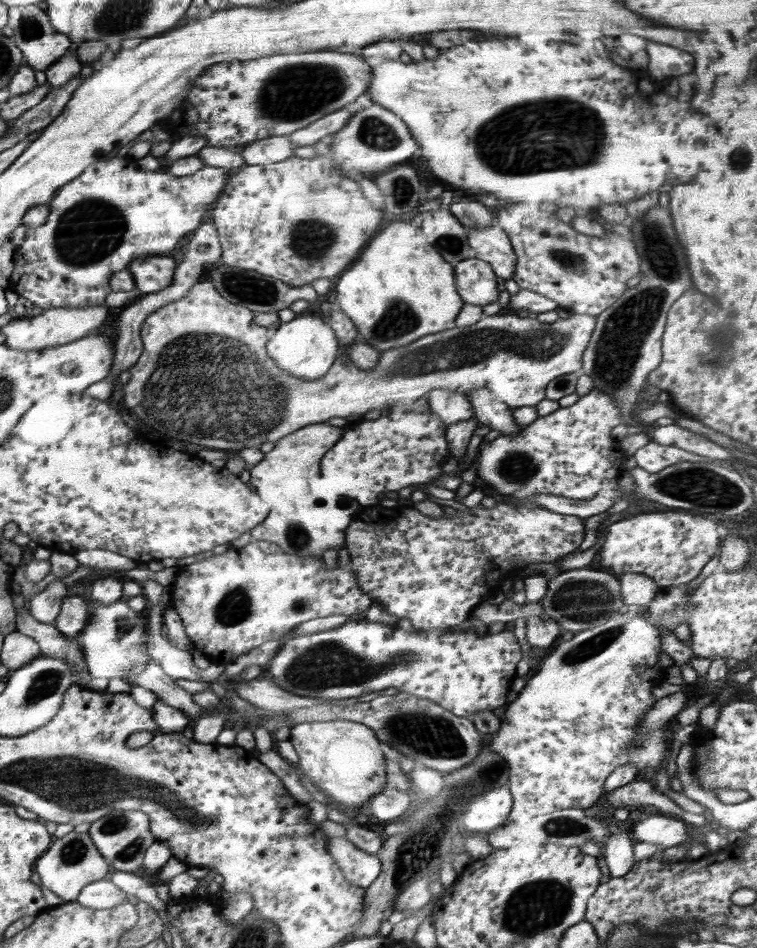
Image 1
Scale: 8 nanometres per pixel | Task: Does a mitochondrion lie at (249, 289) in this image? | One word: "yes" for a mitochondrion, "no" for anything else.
yes

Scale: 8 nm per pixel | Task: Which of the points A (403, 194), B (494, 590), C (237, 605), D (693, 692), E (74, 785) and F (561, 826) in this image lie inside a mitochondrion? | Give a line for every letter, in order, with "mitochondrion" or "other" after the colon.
A: mitochondrion
B: other
C: mitochondrion
D: other
E: mitochondrion
F: mitochondrion

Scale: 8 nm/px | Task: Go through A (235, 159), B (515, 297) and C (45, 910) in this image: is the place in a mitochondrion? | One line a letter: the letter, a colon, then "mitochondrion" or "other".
A: other
B: other
C: other

